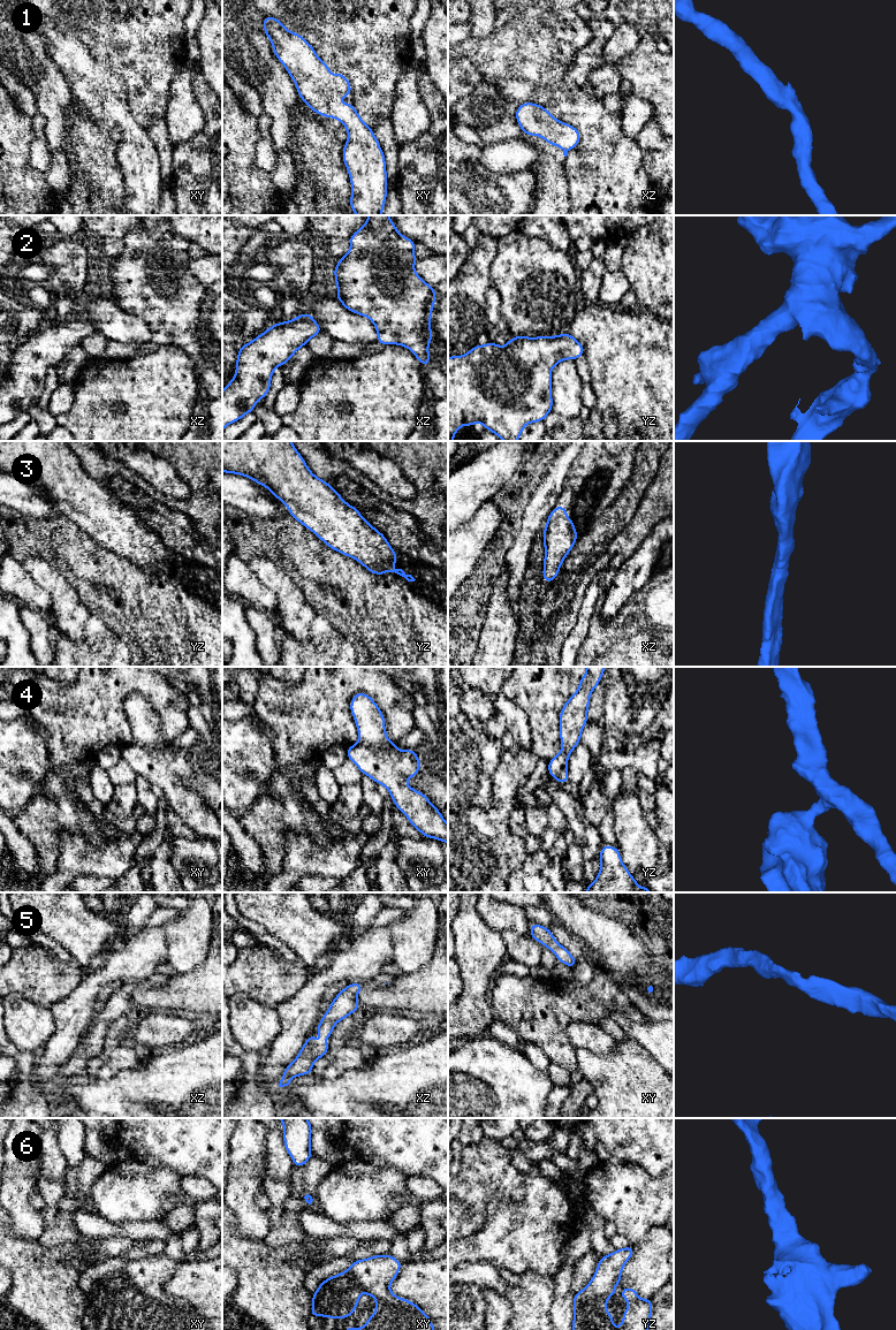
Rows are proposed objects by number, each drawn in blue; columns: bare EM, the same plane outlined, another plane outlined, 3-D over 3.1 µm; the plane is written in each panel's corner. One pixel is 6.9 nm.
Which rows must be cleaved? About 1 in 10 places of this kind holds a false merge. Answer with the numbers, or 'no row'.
no row

